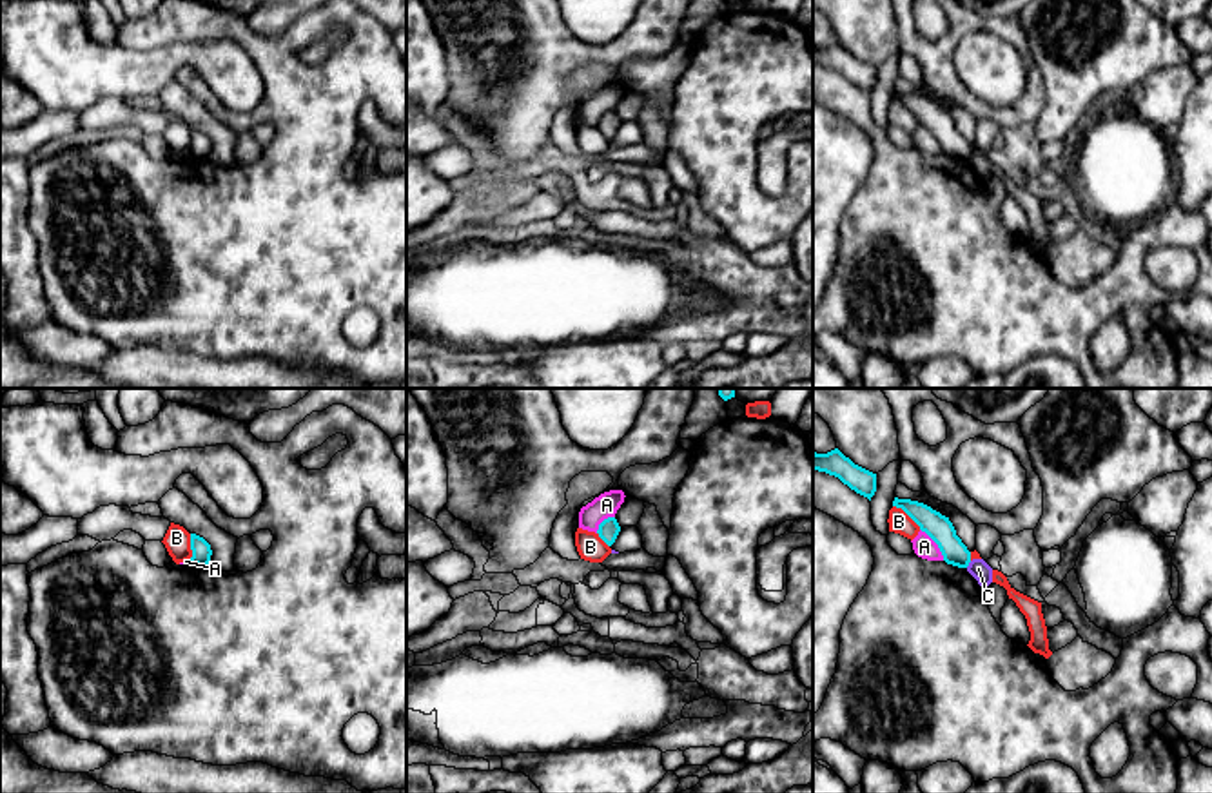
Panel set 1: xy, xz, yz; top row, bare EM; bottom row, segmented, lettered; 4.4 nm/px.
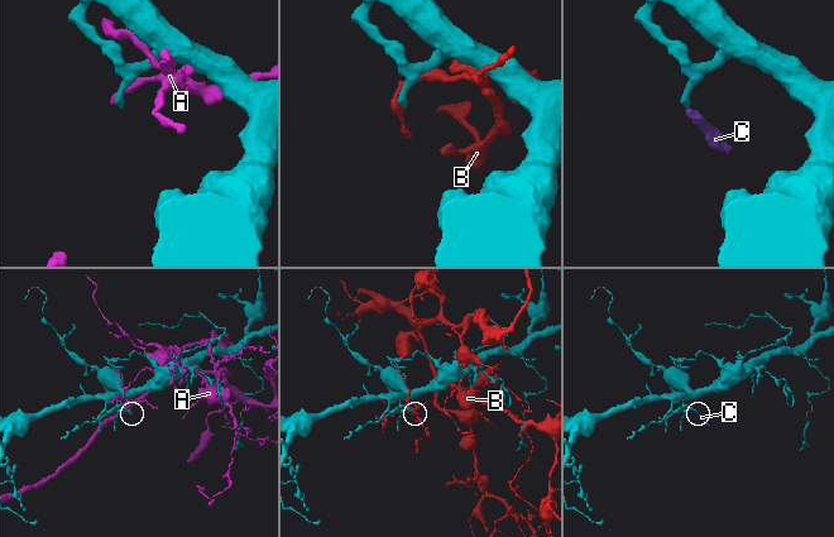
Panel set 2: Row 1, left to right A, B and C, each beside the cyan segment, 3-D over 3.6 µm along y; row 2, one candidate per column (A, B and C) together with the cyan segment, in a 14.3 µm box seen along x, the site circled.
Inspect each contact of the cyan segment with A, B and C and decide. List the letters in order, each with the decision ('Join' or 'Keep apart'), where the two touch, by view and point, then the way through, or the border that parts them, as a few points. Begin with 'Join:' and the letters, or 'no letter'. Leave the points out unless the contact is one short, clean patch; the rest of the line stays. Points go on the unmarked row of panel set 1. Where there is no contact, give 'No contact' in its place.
Join: no letter
A: Keep apart. Touches cyan at yz (937, 137)
B: Keep apart. Touches cyan at yz (908, 107)
C: Keep apart. Touches cyan at yz (967, 158). Boundary: yz (971, 155), (966, 160)

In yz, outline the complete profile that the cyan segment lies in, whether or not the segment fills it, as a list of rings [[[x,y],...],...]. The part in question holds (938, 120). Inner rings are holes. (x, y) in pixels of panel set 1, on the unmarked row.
[[[894,91],[893,100],[902,102],[918,120],[925,125],[940,142],[947,158],[967,162],[971,156],[971,145],[956,129],[956,123],[949,111],[933,103],[931,100]]]

